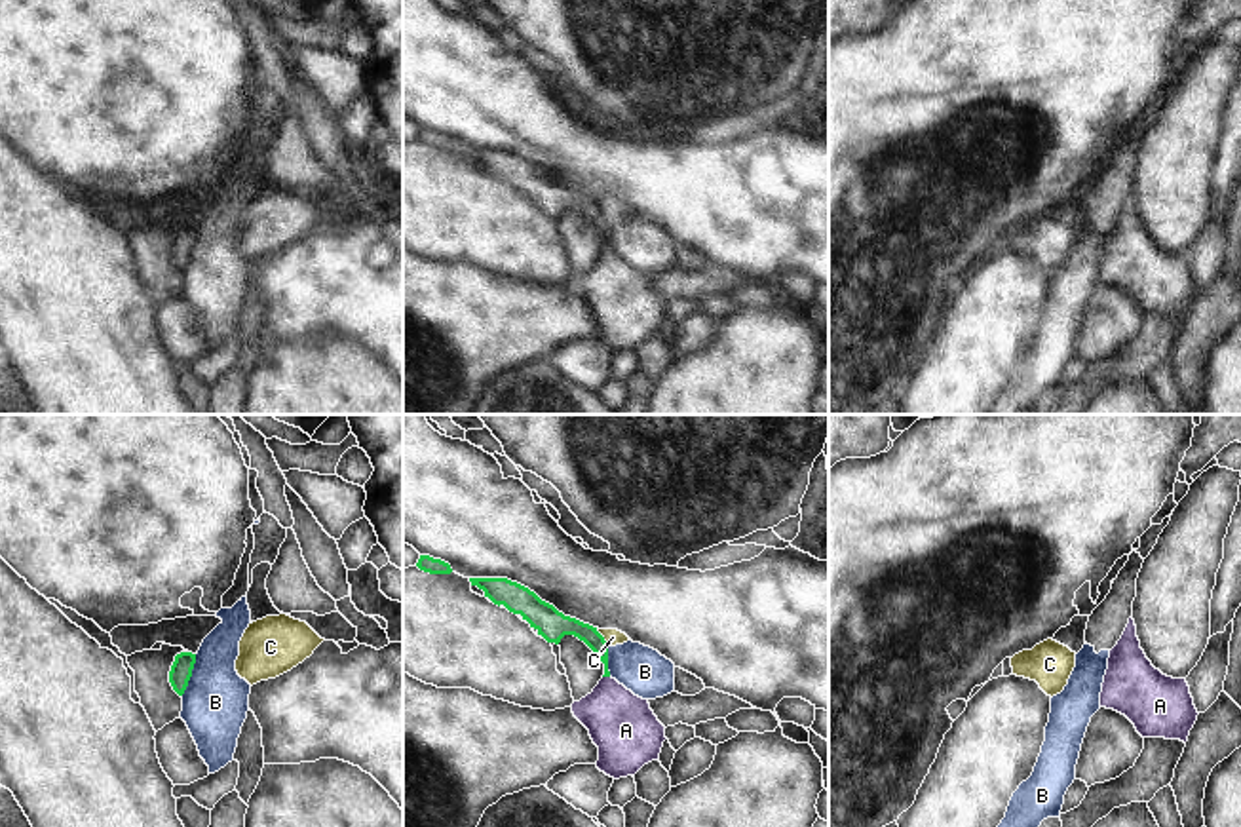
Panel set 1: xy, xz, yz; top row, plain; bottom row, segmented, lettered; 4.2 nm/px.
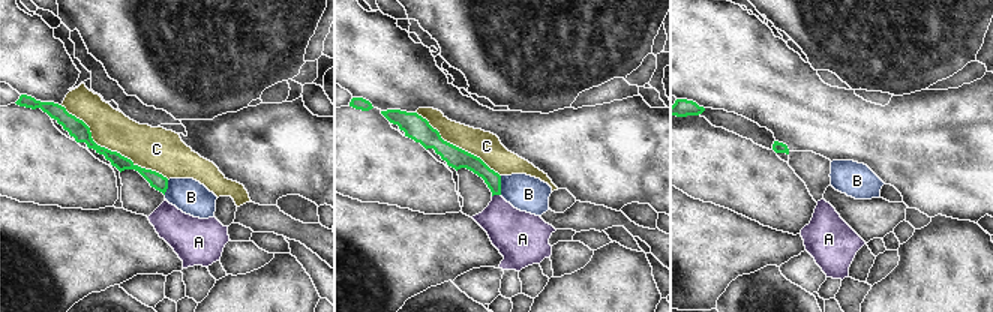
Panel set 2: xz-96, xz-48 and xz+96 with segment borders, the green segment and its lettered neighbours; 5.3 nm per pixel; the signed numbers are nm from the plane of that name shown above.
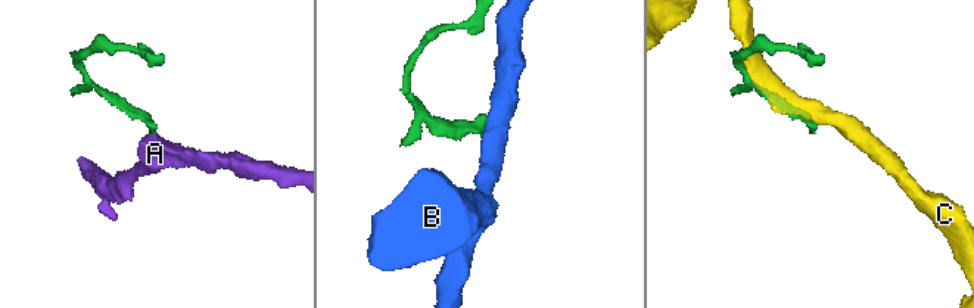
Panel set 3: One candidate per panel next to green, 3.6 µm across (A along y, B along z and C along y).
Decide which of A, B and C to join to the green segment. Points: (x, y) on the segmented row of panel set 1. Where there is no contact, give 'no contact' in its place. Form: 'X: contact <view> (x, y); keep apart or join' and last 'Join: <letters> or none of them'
A: contact xz (607, 675); join
B: contact xy (190, 675); keep apart
C: contact xz (603, 637); keep apart
Join: A

